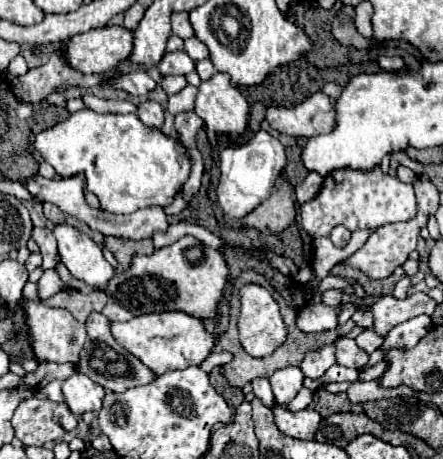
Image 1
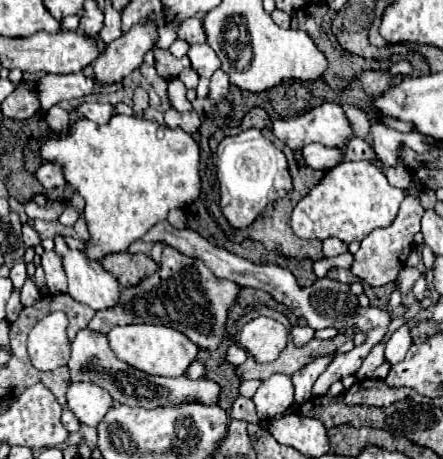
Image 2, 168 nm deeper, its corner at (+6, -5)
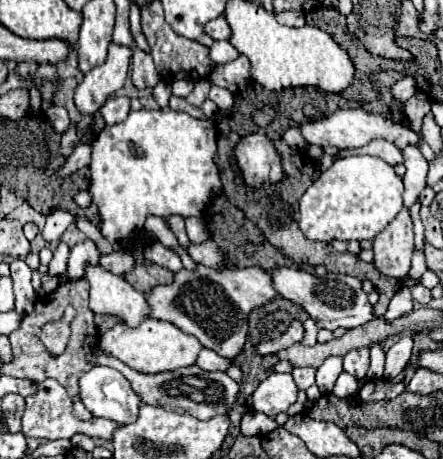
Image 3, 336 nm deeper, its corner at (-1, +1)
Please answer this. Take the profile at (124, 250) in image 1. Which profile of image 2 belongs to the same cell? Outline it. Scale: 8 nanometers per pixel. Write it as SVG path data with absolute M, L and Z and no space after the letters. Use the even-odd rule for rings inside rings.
M127 252L111 254L101 264L107 272L117 276L117 282L121 284L121 288L131 288L133 284L139 284L145 276L151 276L159 268L149 256L145 254L133 256Z

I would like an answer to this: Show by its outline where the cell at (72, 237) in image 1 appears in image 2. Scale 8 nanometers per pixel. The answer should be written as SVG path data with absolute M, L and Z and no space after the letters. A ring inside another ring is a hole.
M55 236L55 252L63 256L69 278L69 294L93 310L113 308L121 294L119 282L99 262L89 260L81 250L71 250L61 236Z

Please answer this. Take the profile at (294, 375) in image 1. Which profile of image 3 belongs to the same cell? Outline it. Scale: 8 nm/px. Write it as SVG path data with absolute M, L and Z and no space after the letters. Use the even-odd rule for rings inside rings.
M272 372L252 394L252 408L266 416L276 416L286 412L290 404L296 402L298 388L294 384L292 374L276 374Z

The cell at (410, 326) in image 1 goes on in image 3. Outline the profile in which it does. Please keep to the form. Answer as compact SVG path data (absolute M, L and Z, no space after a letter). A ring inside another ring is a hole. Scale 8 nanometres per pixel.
M402 336L388 352L386 352L386 370L384 370L384 378L396 378L408 364L412 356L412 338L410 336Z

